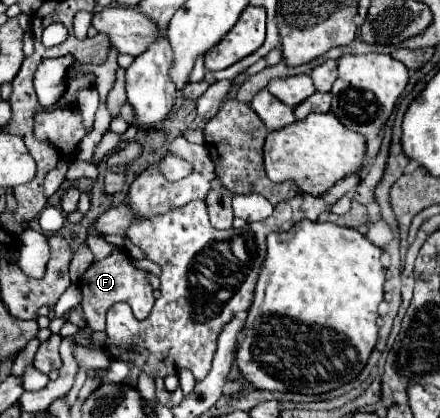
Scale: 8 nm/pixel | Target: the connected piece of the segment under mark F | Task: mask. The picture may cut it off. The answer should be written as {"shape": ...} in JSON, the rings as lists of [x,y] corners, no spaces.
{"shape":[[[115,251],[113,255],[109,255],[107,259],[95,261],[85,275],[79,281],[79,289],[83,293],[83,315],[85,315],[85,325],[91,327],[93,331],[105,331],[105,313],[113,303],[129,303],[133,315],[143,321],[149,317],[151,309],[153,309],[153,287],[147,281],[145,271],[137,269],[131,265],[131,257],[125,251]]]}

